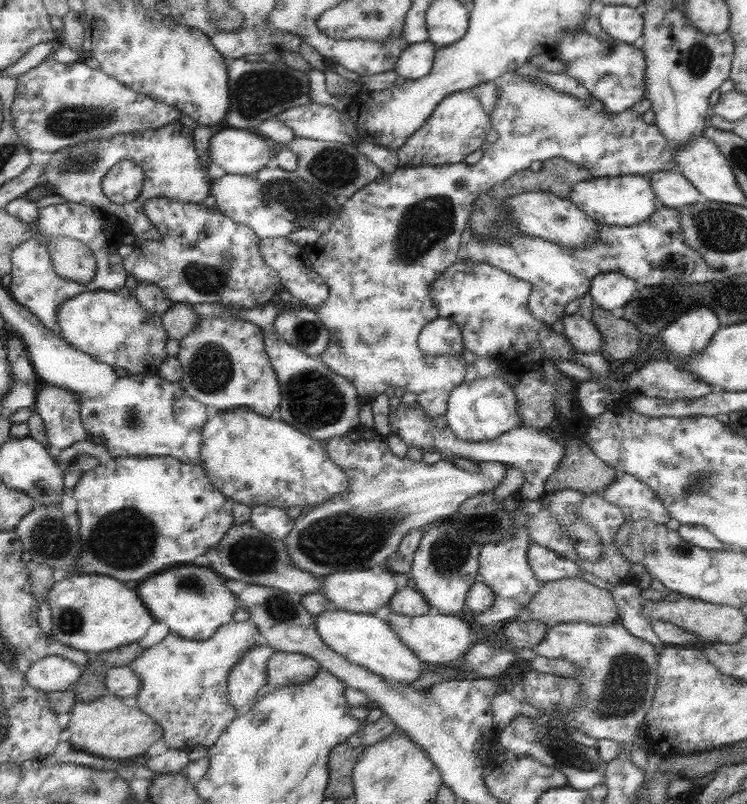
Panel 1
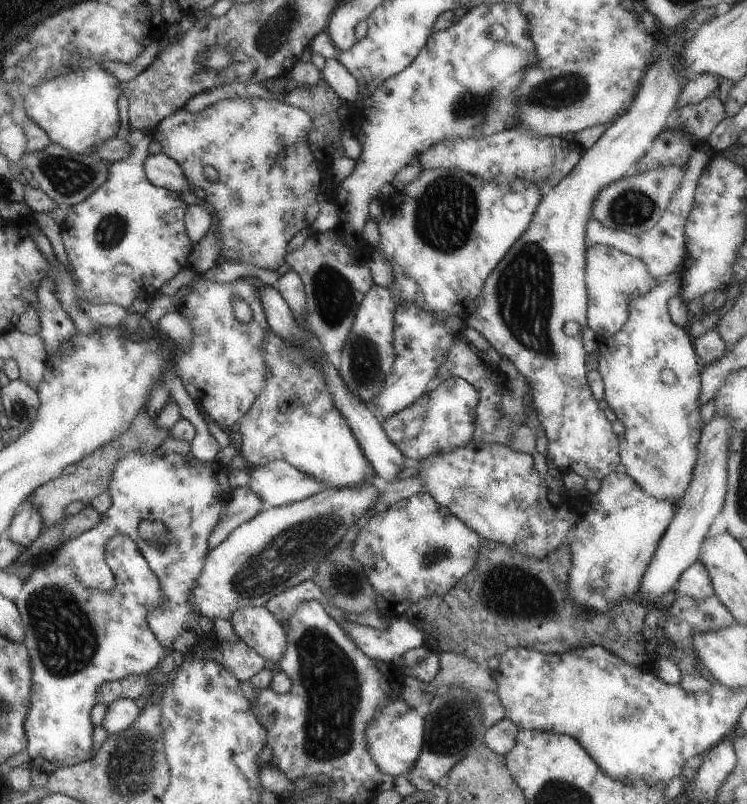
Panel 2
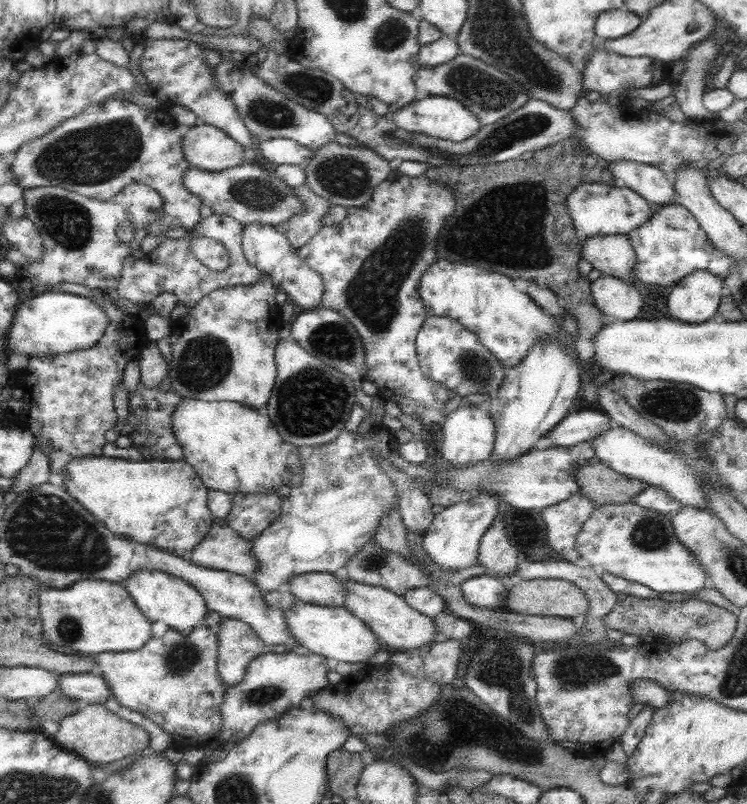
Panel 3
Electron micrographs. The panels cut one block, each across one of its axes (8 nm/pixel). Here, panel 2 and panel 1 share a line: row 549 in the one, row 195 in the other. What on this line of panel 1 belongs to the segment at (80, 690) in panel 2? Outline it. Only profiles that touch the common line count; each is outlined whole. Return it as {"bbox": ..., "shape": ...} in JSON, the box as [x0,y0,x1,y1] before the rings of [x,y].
{"bbox":[101,158,143,204],"shape":[[[123,158],[101,180],[101,190],[105,198],[115,204],[131,204],[139,198],[139,190],[143,186],[143,170],[131,158]]]}

